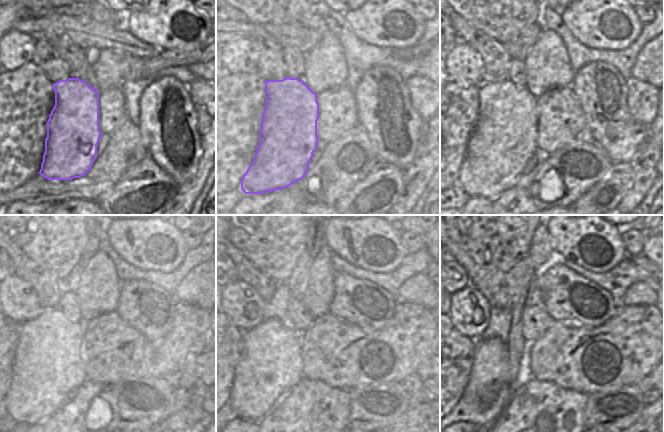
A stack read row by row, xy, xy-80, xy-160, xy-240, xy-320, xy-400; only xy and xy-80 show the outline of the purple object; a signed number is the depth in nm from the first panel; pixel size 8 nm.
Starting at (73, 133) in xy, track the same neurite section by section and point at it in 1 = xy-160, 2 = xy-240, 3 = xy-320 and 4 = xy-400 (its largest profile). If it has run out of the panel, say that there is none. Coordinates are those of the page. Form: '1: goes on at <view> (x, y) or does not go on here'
1: goes on at xy-160 (504, 139)
2: goes on at xy-240 (48, 368)
3: goes on at xy-320 (271, 362)
4: goes on at xy-400 (490, 368)

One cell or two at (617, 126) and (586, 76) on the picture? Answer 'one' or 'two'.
one

